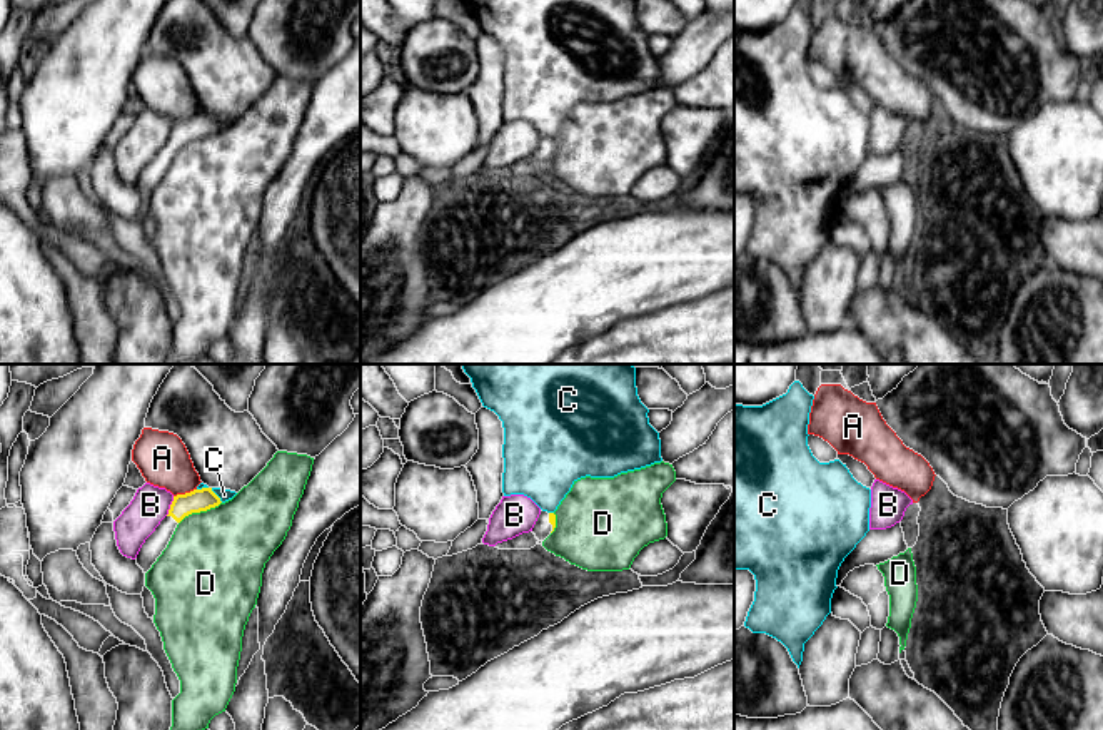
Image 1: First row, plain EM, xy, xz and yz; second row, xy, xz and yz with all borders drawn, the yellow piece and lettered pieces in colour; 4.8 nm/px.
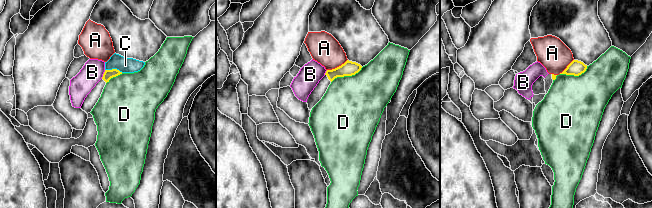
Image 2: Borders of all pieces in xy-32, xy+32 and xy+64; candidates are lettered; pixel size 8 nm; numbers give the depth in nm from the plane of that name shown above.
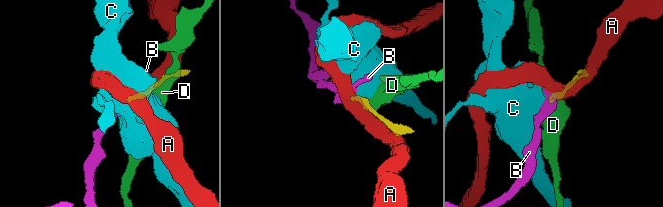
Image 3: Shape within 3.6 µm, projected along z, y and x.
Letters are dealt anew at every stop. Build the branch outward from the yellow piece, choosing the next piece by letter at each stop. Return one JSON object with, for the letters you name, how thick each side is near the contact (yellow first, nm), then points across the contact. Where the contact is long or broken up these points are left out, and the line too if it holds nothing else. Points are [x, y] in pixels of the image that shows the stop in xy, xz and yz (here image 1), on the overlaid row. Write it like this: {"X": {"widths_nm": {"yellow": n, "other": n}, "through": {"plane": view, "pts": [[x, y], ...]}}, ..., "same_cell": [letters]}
{"same_cell": []}

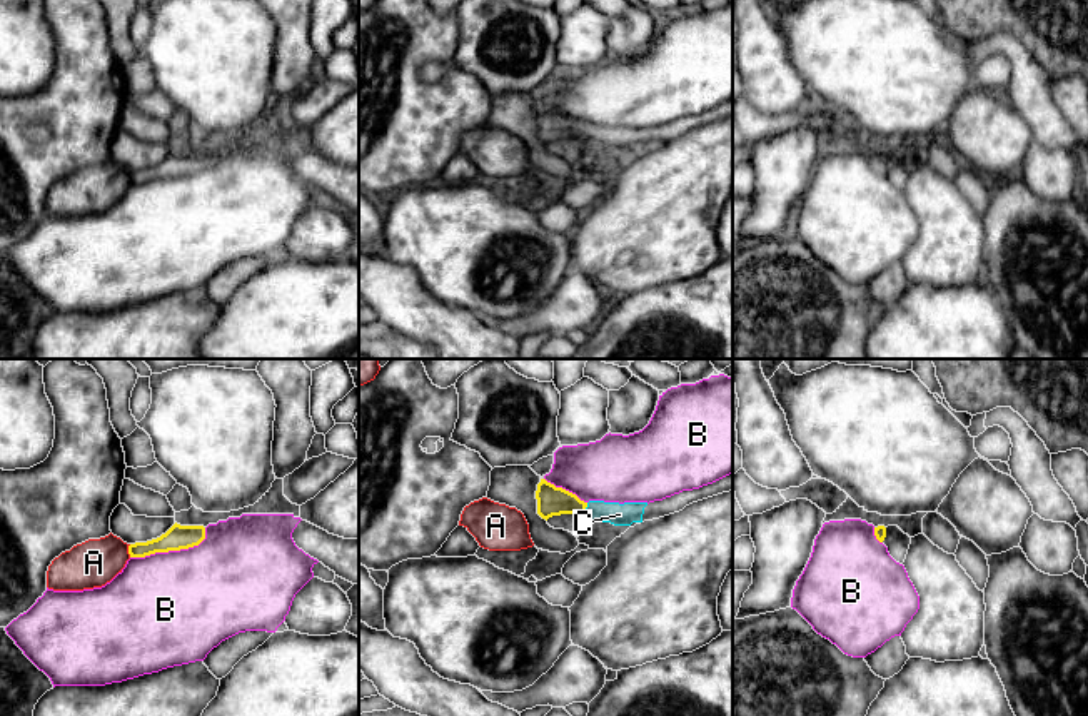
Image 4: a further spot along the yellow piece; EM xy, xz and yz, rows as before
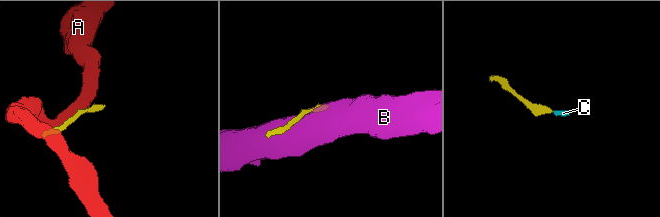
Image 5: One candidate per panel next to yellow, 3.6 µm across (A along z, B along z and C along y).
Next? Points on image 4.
{"C": {"widths_nm": {"yellow": 140, "other": 110}, "through": {"plane": "xz", "pts": [[551, 501], [586, 506], [619, 514]]}}, "same_cell": ["C"]}

